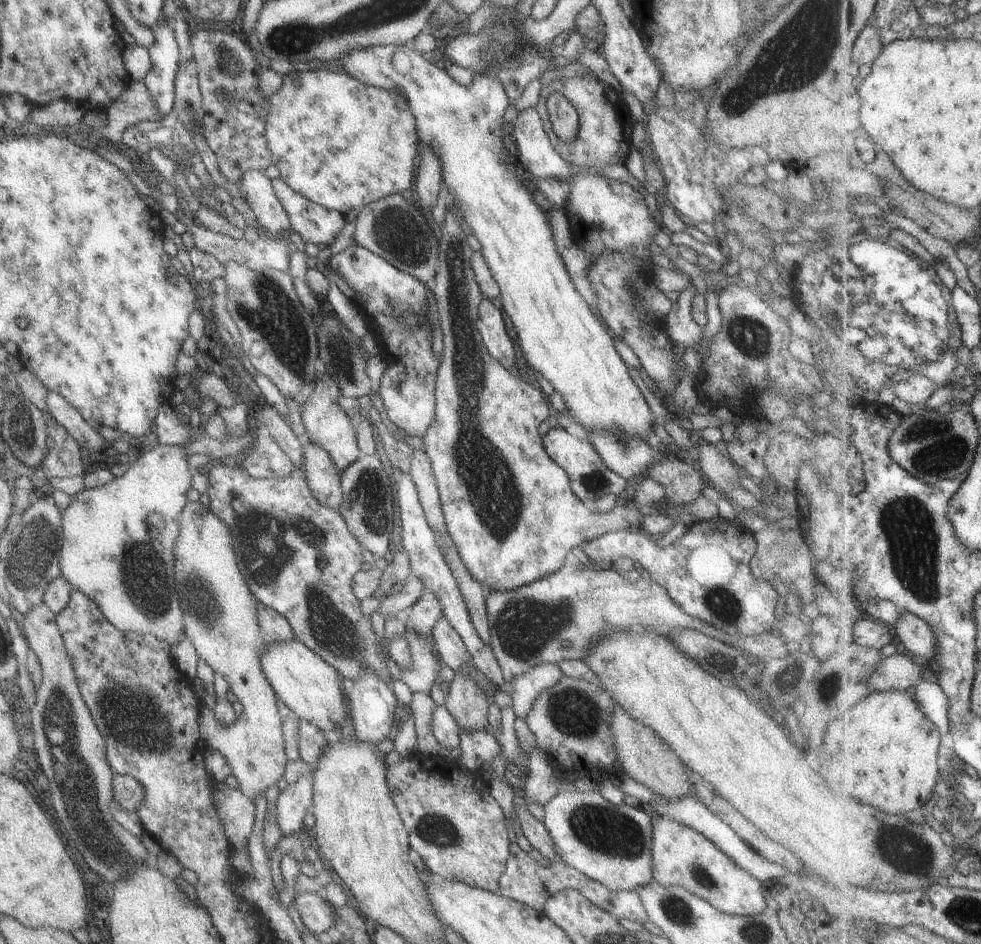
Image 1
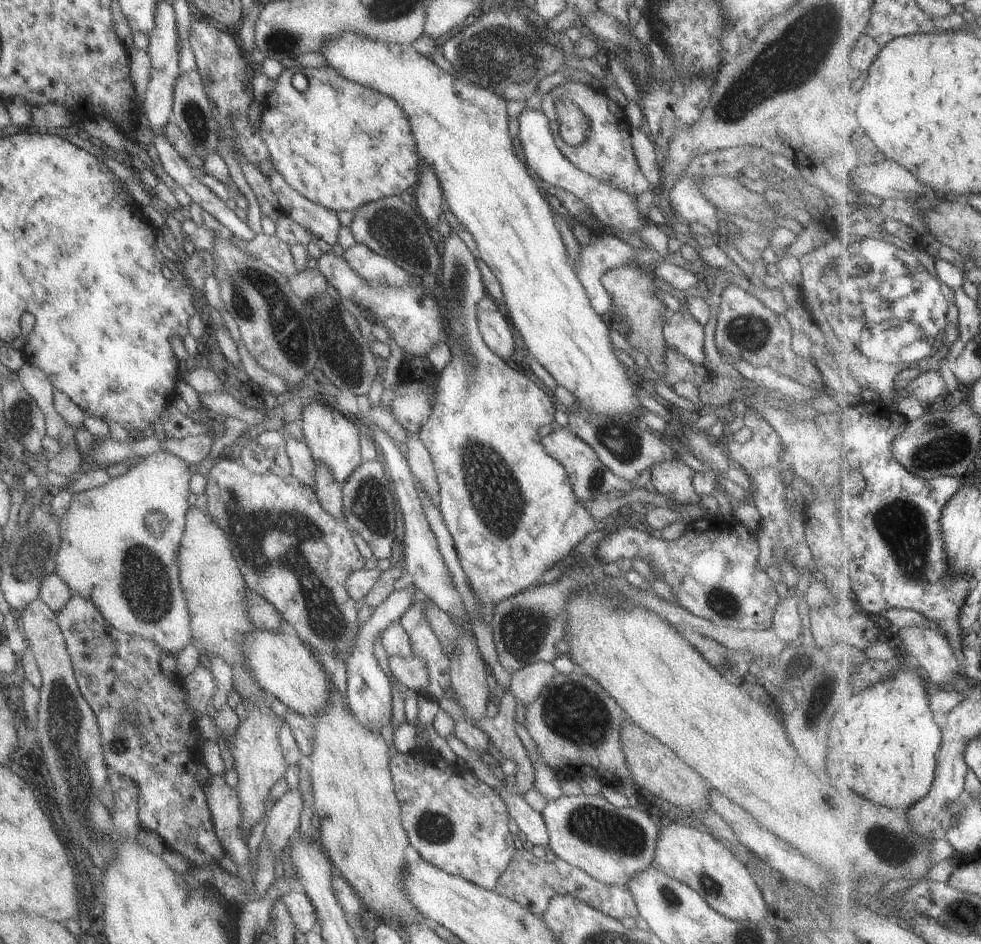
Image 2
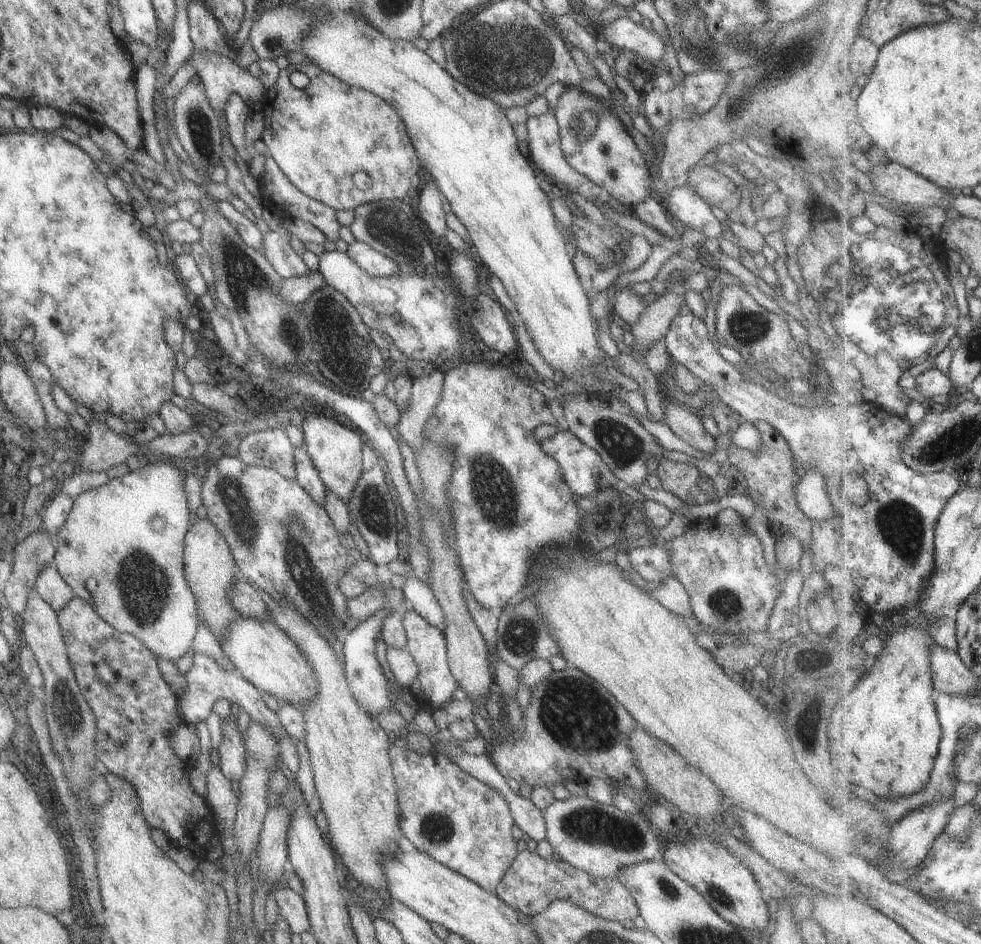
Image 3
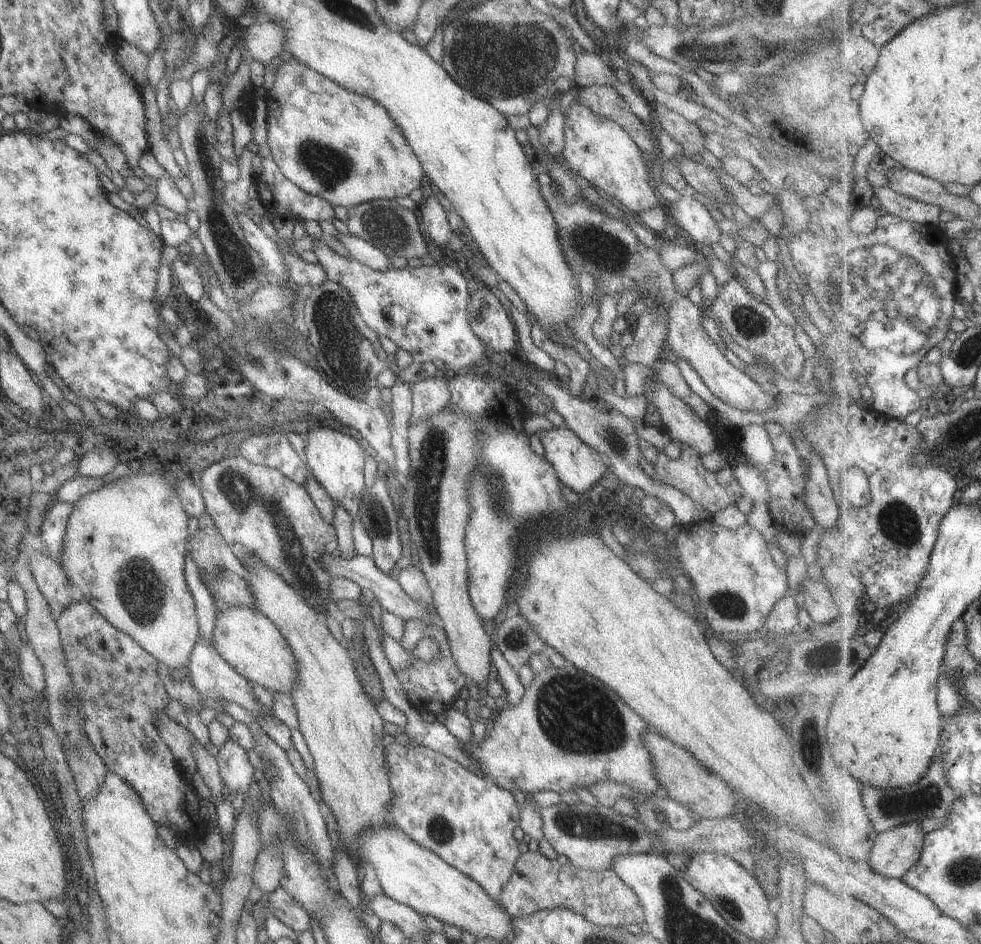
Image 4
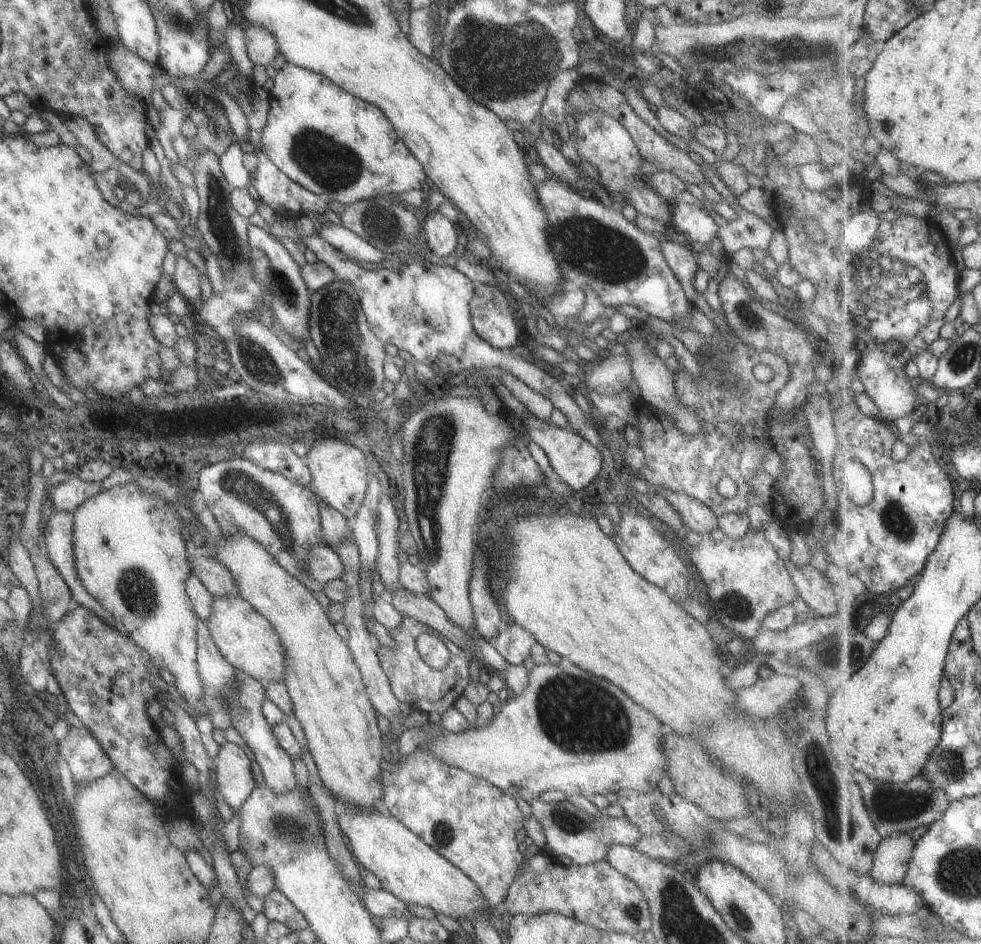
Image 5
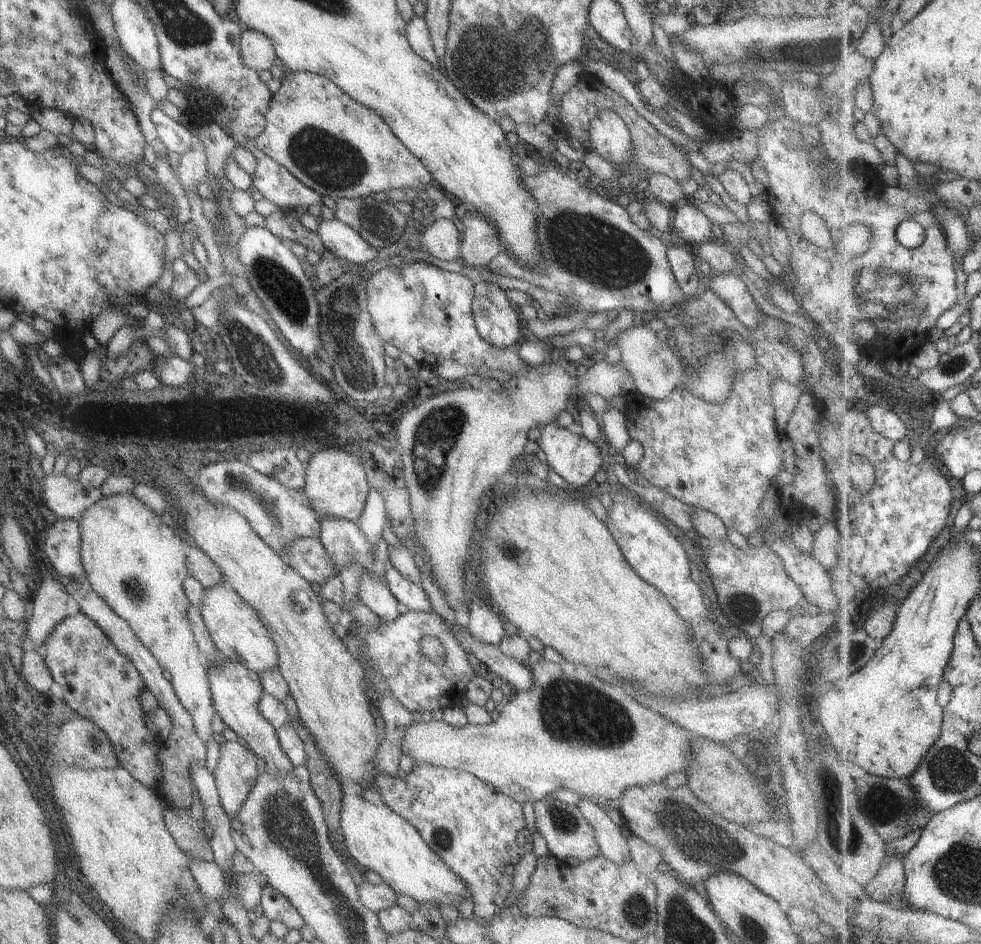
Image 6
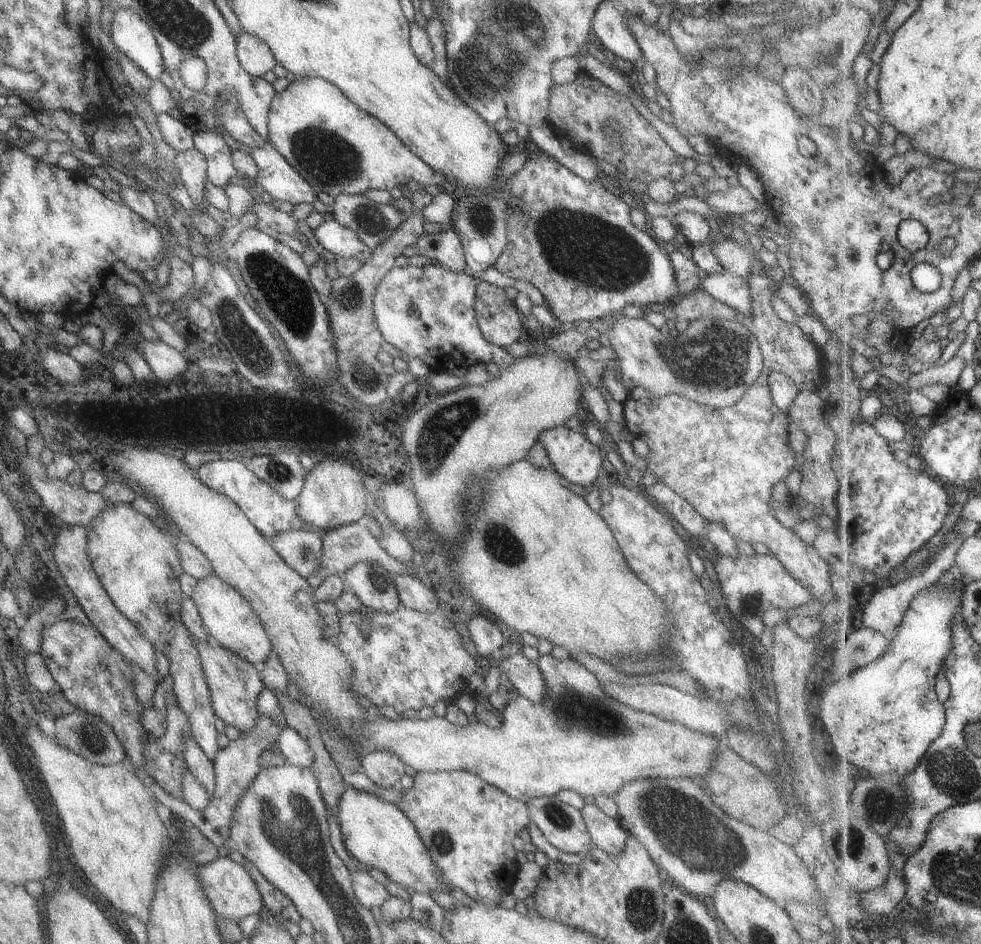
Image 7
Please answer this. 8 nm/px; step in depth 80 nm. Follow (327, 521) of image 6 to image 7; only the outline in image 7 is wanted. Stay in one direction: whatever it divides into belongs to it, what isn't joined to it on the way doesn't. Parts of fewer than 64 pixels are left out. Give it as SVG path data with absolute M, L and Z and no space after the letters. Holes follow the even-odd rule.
M352 522L342 524L320 534L322 540L322 549L318 569L305 578L307 584L314 589L319 583L329 575L344 573L350 566L362 562L368 564L377 564L382 566L390 575L409 575L418 579L414 568L406 567L404 564L391 558L383 549L379 548L376 540L362 522Z

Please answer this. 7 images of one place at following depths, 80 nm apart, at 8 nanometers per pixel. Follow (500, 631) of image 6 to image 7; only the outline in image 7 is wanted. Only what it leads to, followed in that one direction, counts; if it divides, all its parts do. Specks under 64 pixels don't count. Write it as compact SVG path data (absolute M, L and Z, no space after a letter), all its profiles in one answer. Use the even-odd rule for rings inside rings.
M483 615L473 616L466 623L466 628L471 636L480 664L484 664L505 641L503 633L497 624L489 621Z

